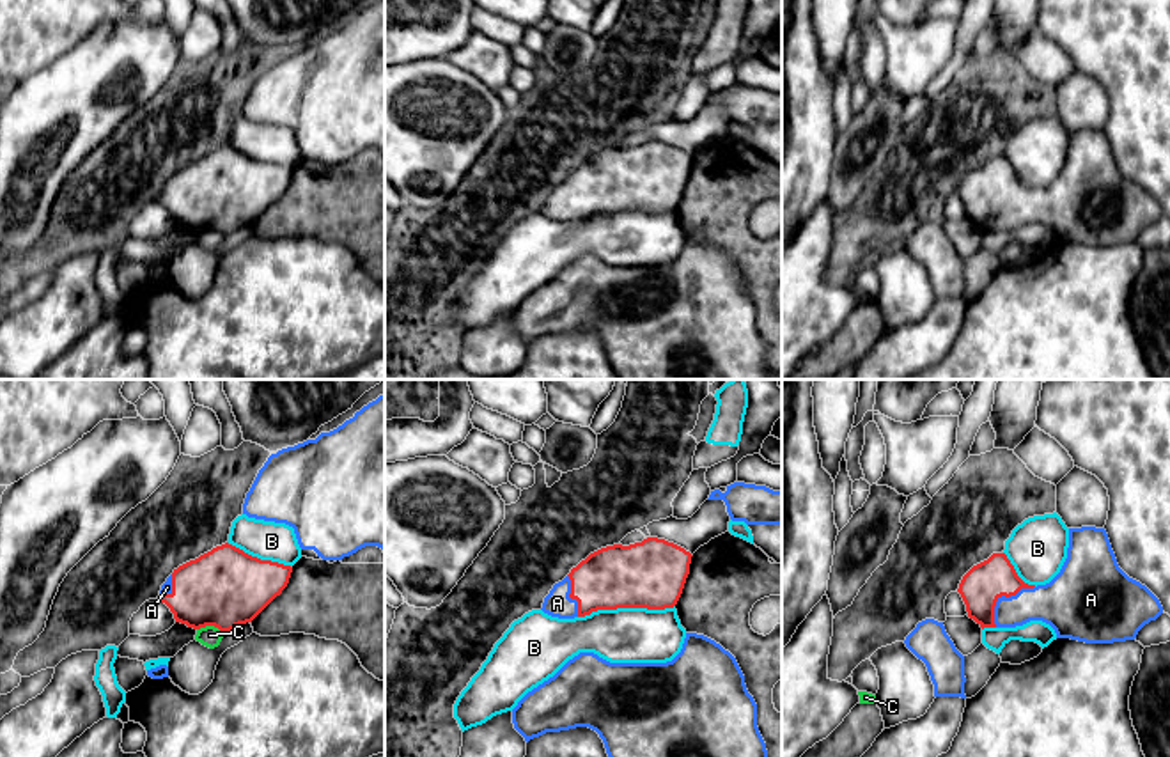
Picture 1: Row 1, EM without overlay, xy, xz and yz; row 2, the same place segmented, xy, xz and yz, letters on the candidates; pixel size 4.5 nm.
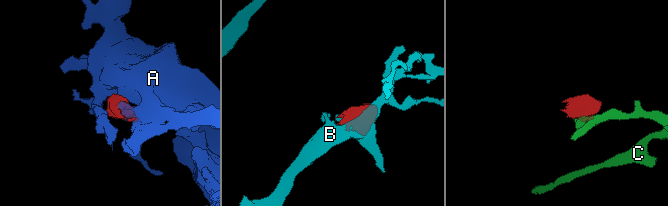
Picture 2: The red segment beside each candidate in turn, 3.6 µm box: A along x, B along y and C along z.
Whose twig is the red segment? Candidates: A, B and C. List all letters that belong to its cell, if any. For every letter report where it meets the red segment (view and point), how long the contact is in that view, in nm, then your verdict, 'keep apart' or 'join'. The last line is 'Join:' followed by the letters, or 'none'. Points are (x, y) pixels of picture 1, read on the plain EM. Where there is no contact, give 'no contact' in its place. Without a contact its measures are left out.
A: meets red in yz at (1002, 197); contact 260 nm long; join
B: meets red in xz at (626, 210); contact 440 nm long; keep apart
C: meets red in xy at (211, 227); contact 130 nm long; keep apart
Join: A

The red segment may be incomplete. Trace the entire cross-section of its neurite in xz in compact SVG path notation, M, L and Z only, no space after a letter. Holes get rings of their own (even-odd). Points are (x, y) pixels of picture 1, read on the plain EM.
M658 140L590 156L544 200L542 215L558 222L597 213L674 211L690 177L691 156Z

